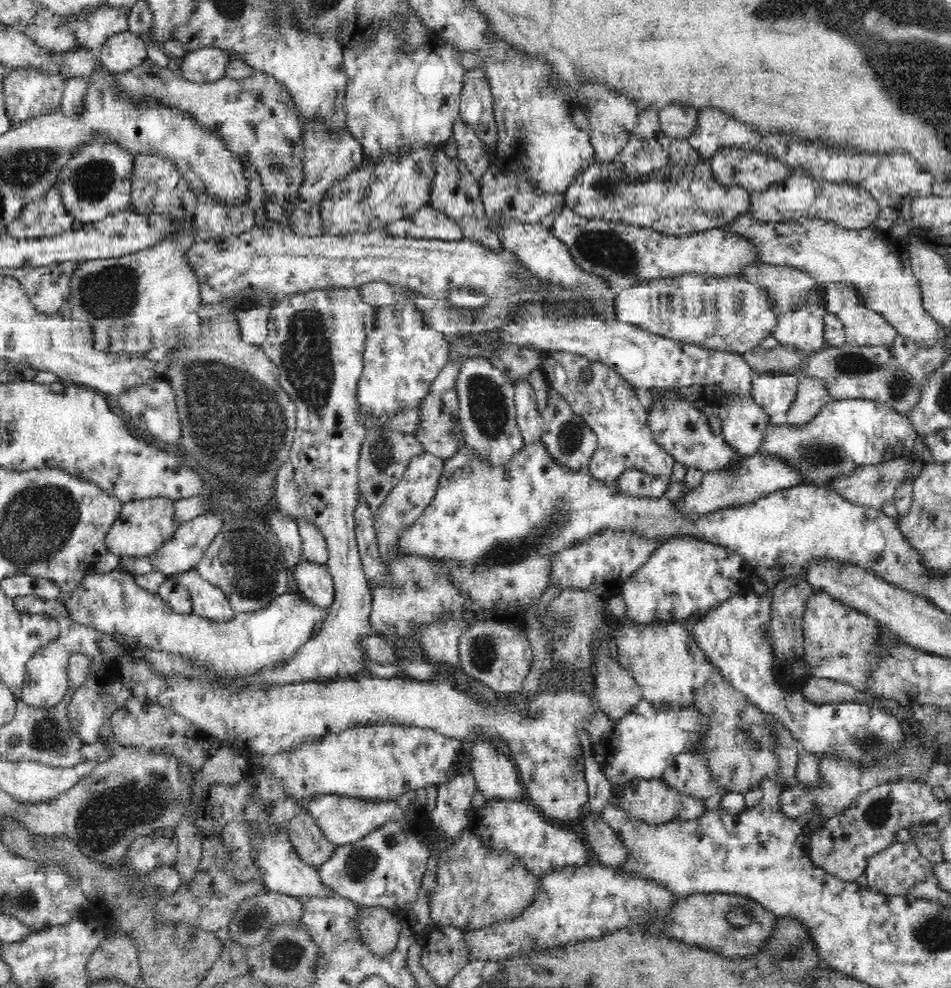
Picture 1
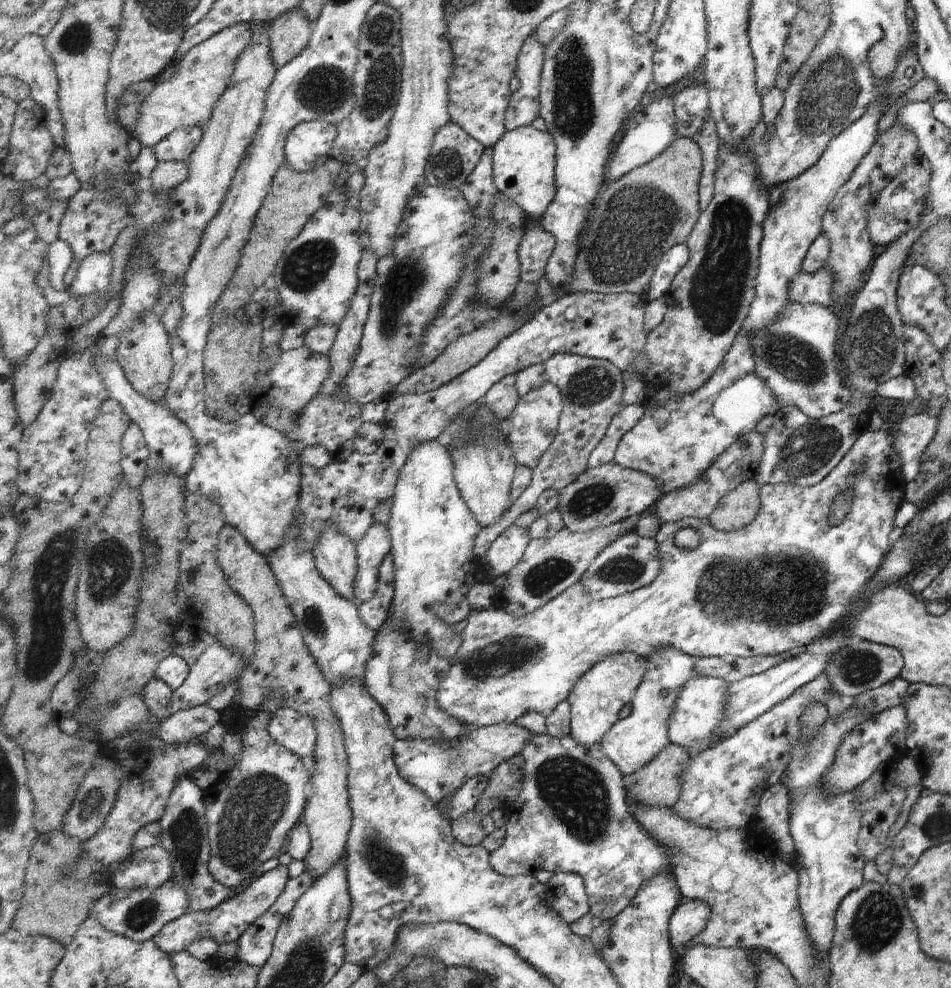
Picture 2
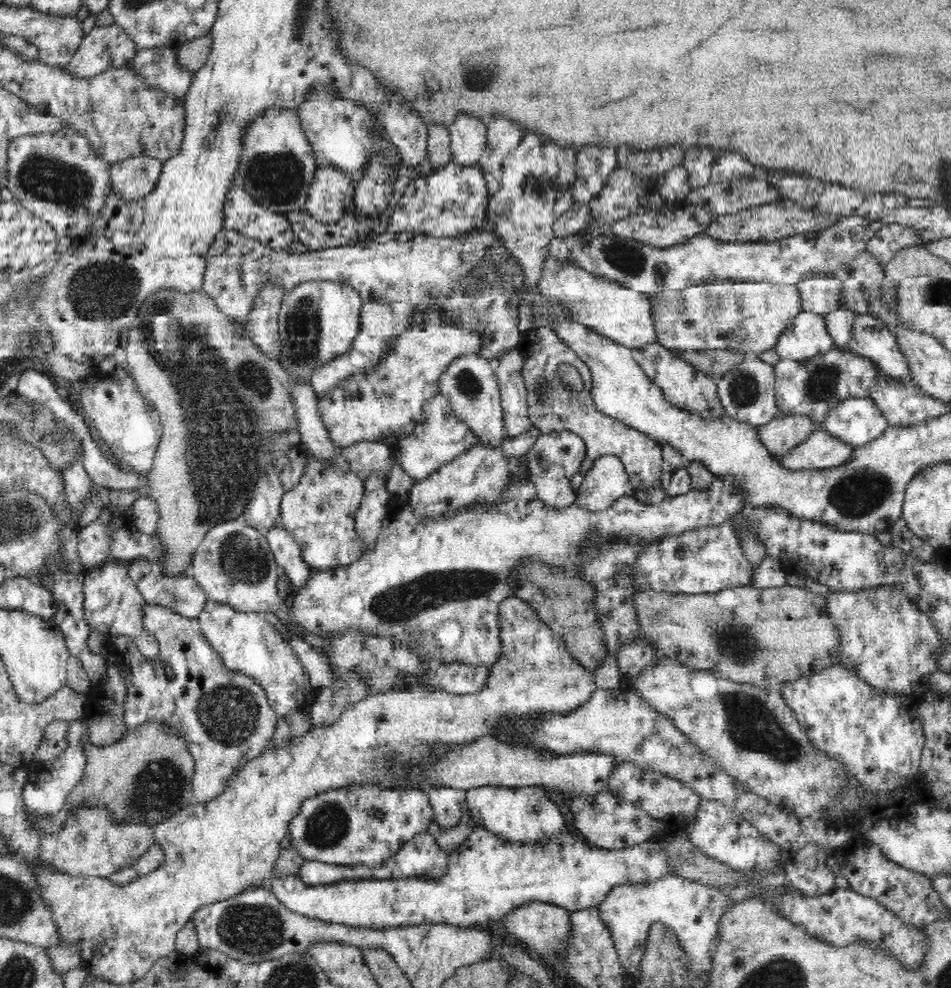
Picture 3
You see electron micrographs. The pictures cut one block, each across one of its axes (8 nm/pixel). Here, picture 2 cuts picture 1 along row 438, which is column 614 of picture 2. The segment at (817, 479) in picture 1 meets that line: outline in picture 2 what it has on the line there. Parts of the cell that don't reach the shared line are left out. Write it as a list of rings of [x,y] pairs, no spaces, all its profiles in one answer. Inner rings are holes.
[[[535,735],[521,754],[525,758],[524,788],[509,808],[510,821],[504,845],[490,853],[490,863],[508,877],[533,875],[539,871],[577,873],[584,876],[590,896],[590,912],[595,920],[610,921],[636,898],[641,885],[661,871],[671,872],[666,849],[659,844],[630,811],[628,790],[621,769],[603,752],[601,744],[583,746],[571,735],[557,738]]]

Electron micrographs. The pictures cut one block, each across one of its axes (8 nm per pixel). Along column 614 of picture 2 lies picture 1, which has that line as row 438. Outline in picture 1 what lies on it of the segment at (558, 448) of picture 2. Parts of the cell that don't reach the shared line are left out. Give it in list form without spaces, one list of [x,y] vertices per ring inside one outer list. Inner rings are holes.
[[[376,425],[367,429],[359,458],[359,487],[373,514],[376,514],[379,506],[386,500],[390,490],[402,480],[410,460],[414,460],[414,456],[422,456],[424,452],[426,447],[416,434],[406,434],[386,425]]]

